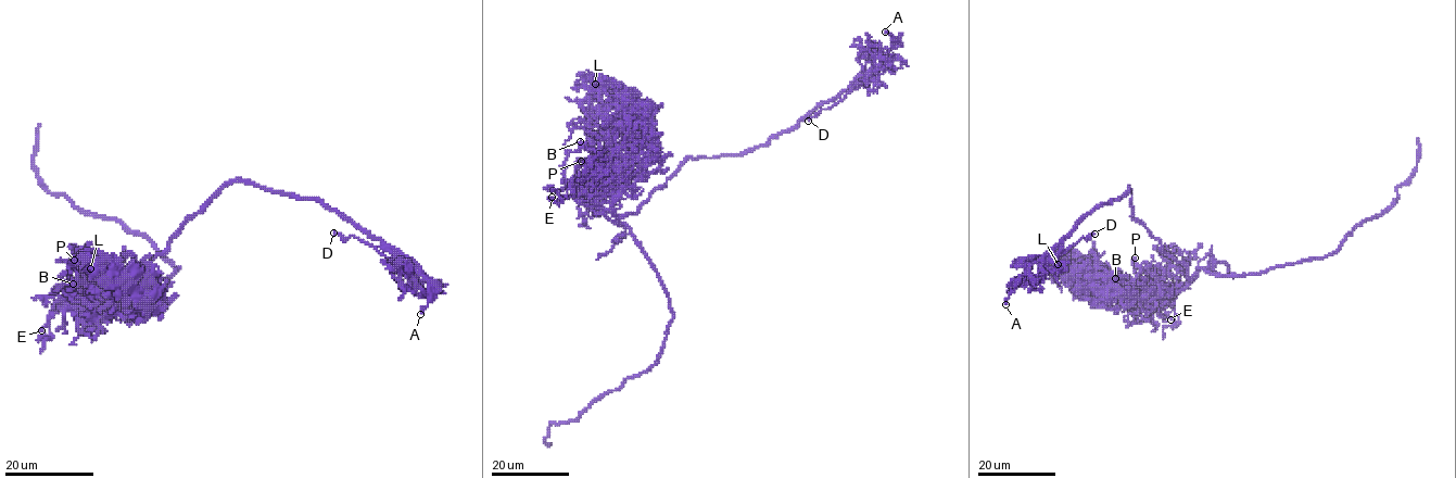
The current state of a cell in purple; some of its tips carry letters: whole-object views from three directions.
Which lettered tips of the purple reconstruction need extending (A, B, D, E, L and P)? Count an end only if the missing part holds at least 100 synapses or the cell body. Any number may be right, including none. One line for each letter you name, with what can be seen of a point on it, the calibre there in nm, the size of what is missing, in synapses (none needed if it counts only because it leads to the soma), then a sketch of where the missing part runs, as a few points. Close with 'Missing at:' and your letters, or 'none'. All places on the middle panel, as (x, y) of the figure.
Missing at: none

